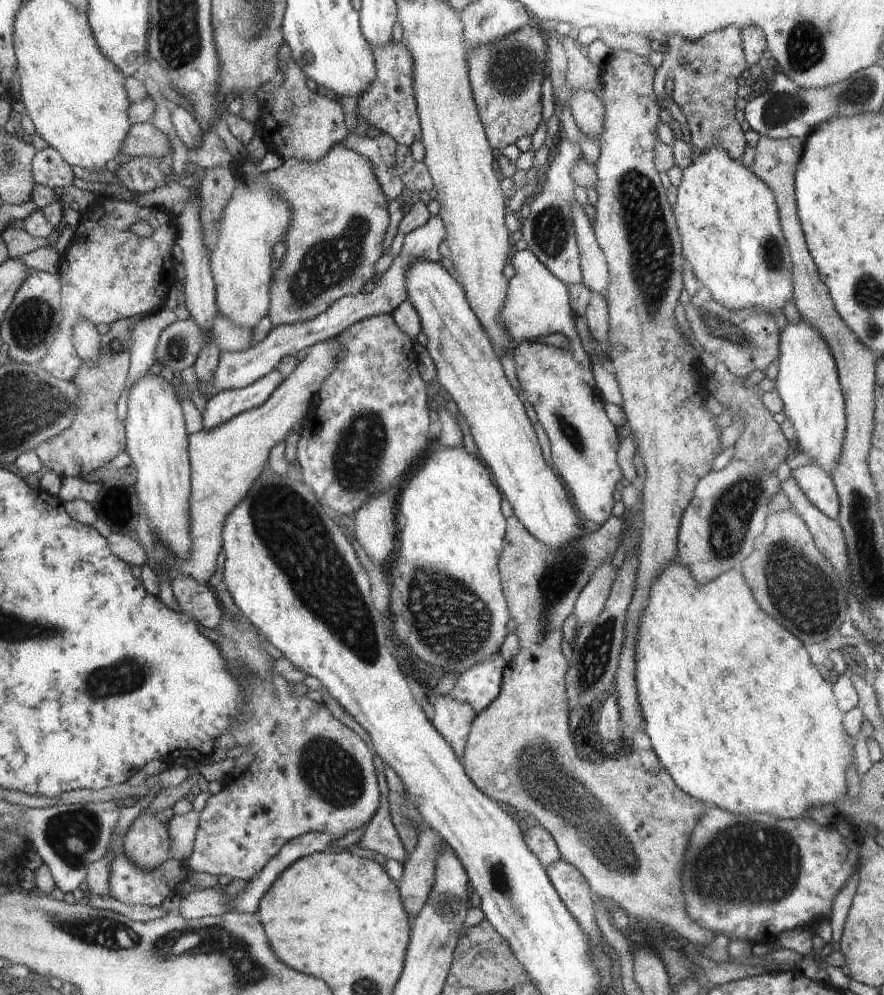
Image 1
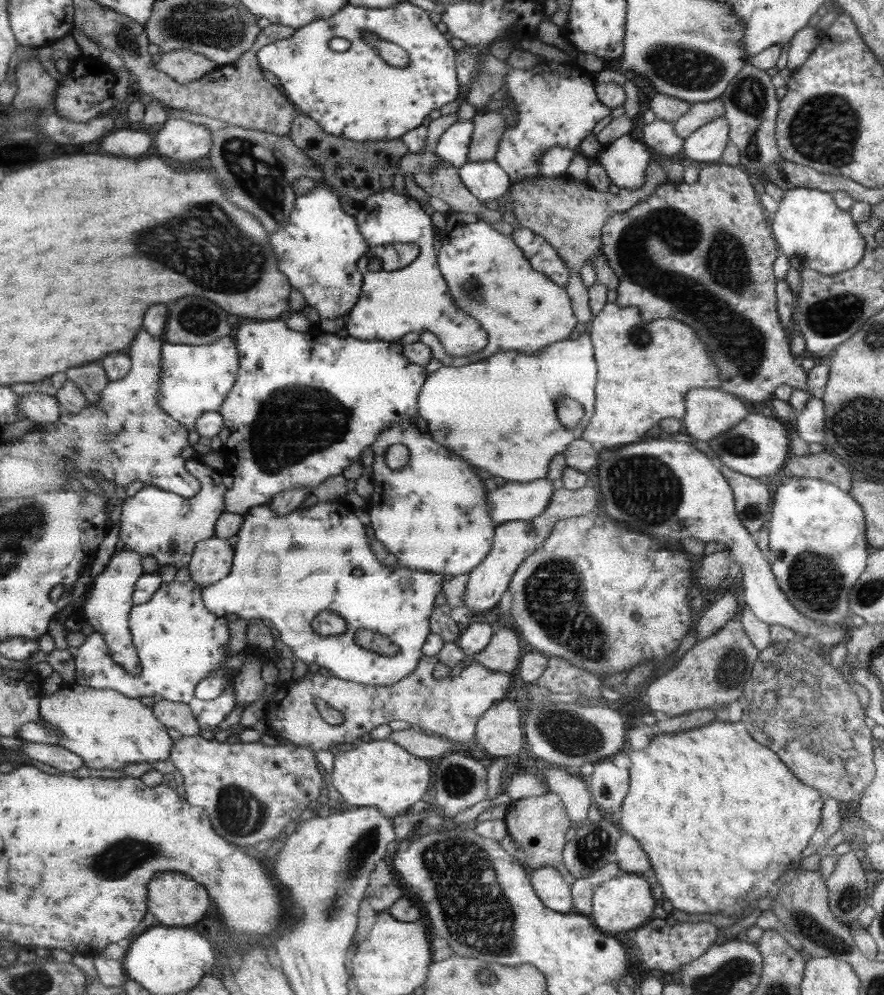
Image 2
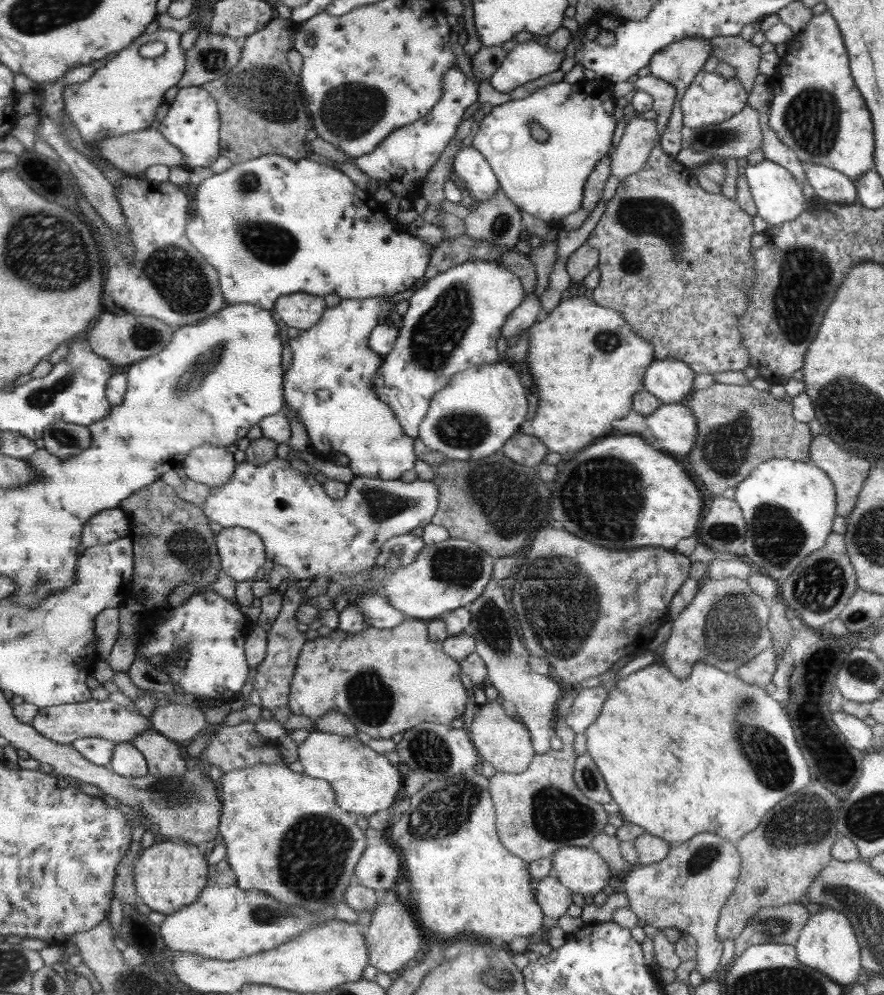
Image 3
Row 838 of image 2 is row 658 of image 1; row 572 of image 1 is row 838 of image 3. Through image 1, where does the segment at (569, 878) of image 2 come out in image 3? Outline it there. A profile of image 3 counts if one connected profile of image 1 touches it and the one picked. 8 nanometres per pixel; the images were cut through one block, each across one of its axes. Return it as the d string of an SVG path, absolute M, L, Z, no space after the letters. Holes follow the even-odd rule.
M562 717L554 718L554 732L564 740L564 748L550 750L546 754L535 755L530 766L520 774L497 771L489 778L489 791L496 812L496 828L500 842L516 856L526 862L539 858L551 858L559 848L564 846L589 847L592 839L602 832L608 824L609 816L602 804L588 798L577 786L573 779L575 761L574 750L575 732L566 726Z

